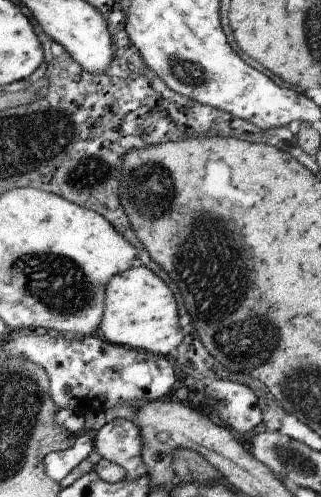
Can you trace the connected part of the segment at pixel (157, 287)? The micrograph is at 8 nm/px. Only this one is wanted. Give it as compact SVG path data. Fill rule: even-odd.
M132 267L122 274L113 276L107 284L105 290L105 307L103 319L99 326L102 330L102 336L112 344L127 346L133 349L145 350L152 354L167 357L182 344L185 334L179 323L178 308L176 308L176 300L170 292L170 288L166 286L166 282L154 274L153 270L148 267Z

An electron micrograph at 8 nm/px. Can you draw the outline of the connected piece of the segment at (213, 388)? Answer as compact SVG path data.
M214 379L206 388L209 405L232 428L234 434L246 434L262 422L256 394L250 387L226 379Z

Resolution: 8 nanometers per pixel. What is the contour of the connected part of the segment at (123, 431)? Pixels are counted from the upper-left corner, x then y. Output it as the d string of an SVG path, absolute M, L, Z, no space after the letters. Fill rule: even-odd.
M122 418L107 422L95 436L94 449L102 458L122 466L126 481L134 481L147 474L147 466L141 457L142 447L138 425Z

